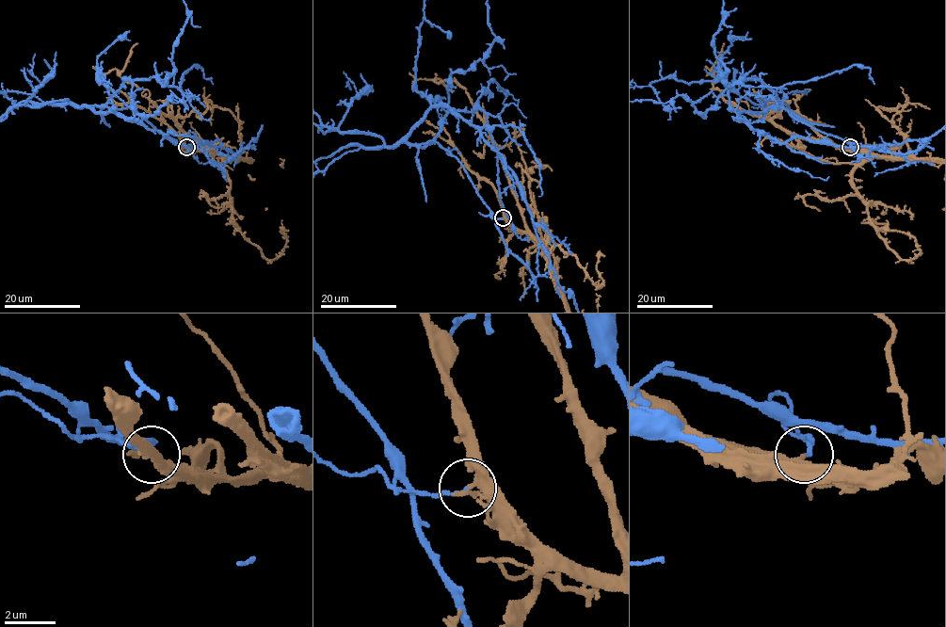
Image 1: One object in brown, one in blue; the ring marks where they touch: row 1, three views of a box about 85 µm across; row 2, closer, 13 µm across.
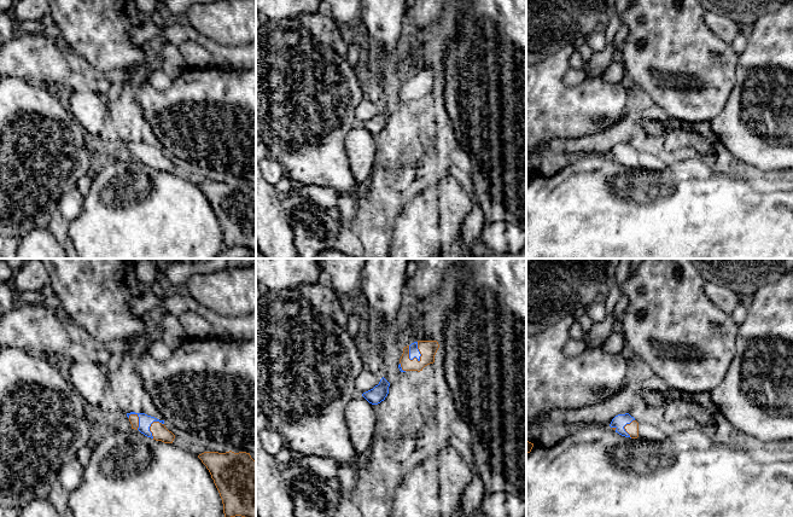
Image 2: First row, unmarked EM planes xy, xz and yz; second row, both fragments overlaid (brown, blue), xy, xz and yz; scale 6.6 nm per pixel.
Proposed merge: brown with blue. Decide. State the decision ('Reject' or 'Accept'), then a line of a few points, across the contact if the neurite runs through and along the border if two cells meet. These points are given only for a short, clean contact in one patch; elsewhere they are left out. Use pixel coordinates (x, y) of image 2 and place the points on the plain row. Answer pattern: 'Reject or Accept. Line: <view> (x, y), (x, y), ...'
Reject. Line: xz (418, 71), (420, 86), (410, 89)

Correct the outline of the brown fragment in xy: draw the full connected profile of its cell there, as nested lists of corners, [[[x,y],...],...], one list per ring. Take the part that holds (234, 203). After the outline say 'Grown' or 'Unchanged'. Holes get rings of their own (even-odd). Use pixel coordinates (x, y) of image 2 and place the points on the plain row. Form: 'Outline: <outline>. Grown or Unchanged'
Outline: [[[232,180],[226,182],[204,181],[198,185],[209,199],[220,222],[226,248],[241,245],[256,251],[256,191],[250,182]]]. Unchanged

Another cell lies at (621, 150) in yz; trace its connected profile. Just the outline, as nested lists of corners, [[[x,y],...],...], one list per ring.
[[[629,143],[618,144],[612,149],[610,156],[614,157],[616,162],[618,162],[619,164],[630,167],[630,164],[625,161],[624,156],[626,153],[630,153],[632,150],[635,150],[635,147],[631,146]]]

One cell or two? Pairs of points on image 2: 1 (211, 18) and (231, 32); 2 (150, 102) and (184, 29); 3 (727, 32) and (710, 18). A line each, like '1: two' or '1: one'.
1: one
2: two
3: one

